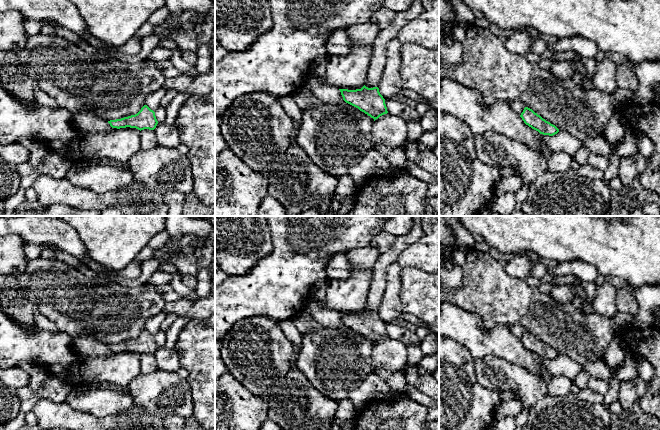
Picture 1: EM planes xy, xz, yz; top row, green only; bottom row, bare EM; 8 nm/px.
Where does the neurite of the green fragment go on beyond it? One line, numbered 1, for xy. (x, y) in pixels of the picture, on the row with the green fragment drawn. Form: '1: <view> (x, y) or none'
1: none

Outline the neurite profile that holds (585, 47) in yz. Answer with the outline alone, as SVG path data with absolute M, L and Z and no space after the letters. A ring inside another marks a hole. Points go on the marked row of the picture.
M540 36L531 37L530 49L540 56L547 50L554 52L575 51L585 58L595 58L599 54L599 49L592 40L579 36L561 38L552 44L548 44Z

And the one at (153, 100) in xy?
M162 86L158 90L148 94L146 98L146 105L153 111L155 111L159 105L163 97L167 94L167 90Z

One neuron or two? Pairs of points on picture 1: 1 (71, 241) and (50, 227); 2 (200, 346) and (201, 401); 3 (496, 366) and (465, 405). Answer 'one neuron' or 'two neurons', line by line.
1: one neuron
2: one neuron
3: two neurons

